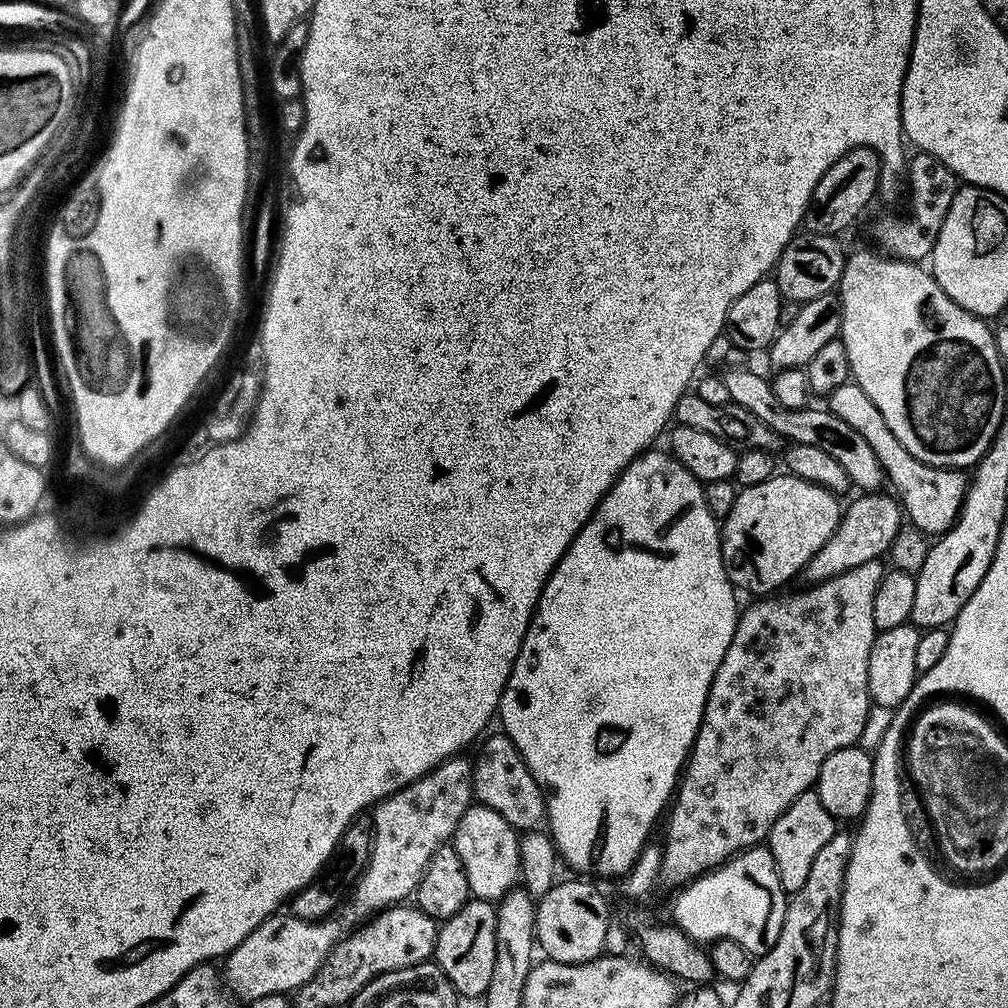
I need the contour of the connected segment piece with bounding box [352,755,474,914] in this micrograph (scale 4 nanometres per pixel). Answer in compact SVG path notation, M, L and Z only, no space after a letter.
M463 755L443 760L434 770L430 770L422 778L398 790L393 796L387 796L371 809L372 821L372 853L368 855L368 864L359 873L356 889L352 892L352 900L356 904L364 904L368 914L379 914L385 908L393 907L407 901L415 893L418 882L434 854L443 844L449 843L466 810L474 803L472 795L472 760Z

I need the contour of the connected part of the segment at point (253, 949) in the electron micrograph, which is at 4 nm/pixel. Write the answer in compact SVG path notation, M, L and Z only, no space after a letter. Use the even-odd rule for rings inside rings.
M277 914L267 916L260 925L250 934L246 934L244 941L233 951L228 953L223 961L222 980L229 992L237 1001L251 1002L262 998L266 994L295 993L297 988L301 988L314 974L324 965L325 958L330 954L330 950L342 938L340 924L336 918L325 918L323 920L303 920L291 914Z

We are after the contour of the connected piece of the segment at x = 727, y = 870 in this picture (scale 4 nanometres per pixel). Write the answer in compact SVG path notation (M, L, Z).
M764 846L748 848L740 852L719 868L713 868L703 876L688 881L677 892L680 893L677 894L676 901L672 904L671 923L684 932L689 939L695 942L733 940L756 958L770 951L778 941L789 901L782 882L778 882L778 870L774 866L774 858Z

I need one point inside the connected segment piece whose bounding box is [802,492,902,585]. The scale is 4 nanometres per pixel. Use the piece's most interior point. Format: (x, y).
(866, 529)

